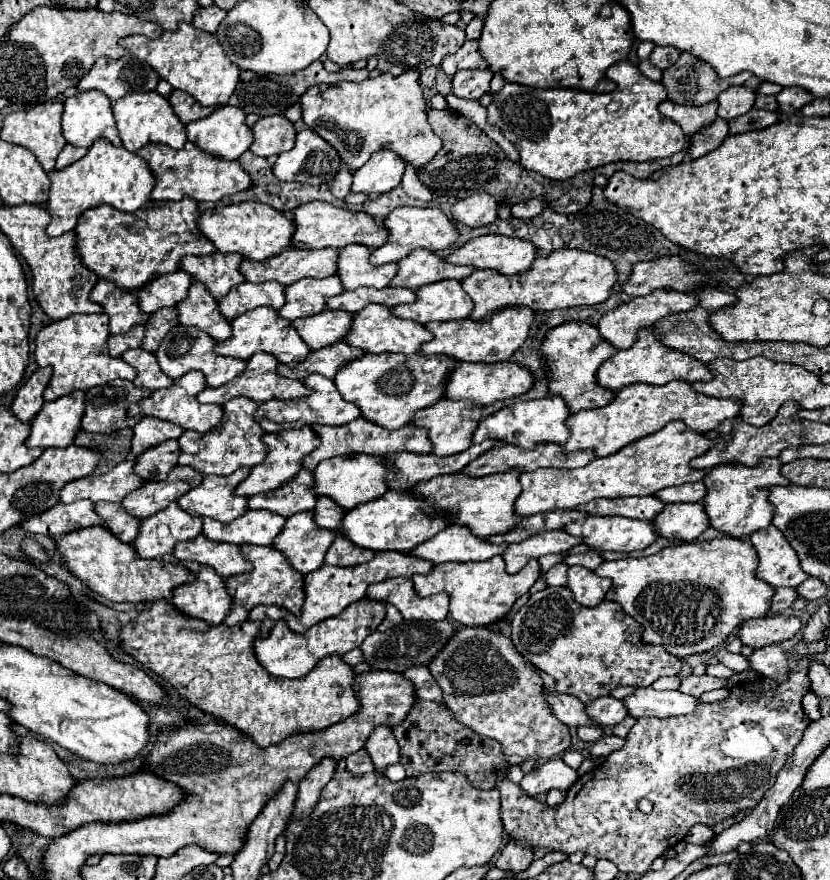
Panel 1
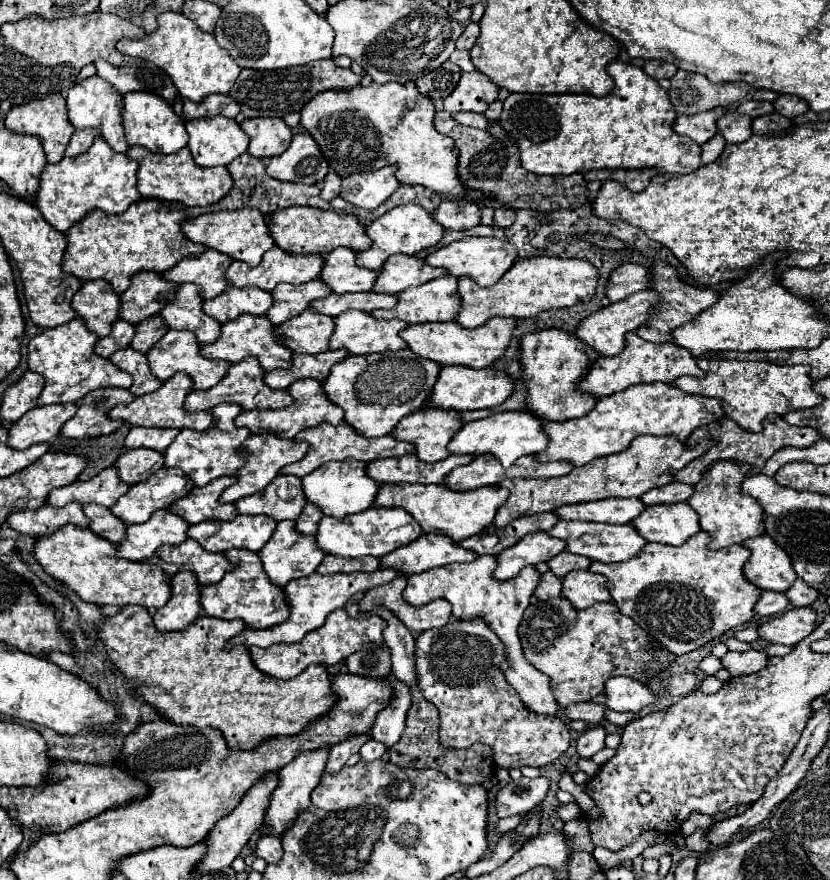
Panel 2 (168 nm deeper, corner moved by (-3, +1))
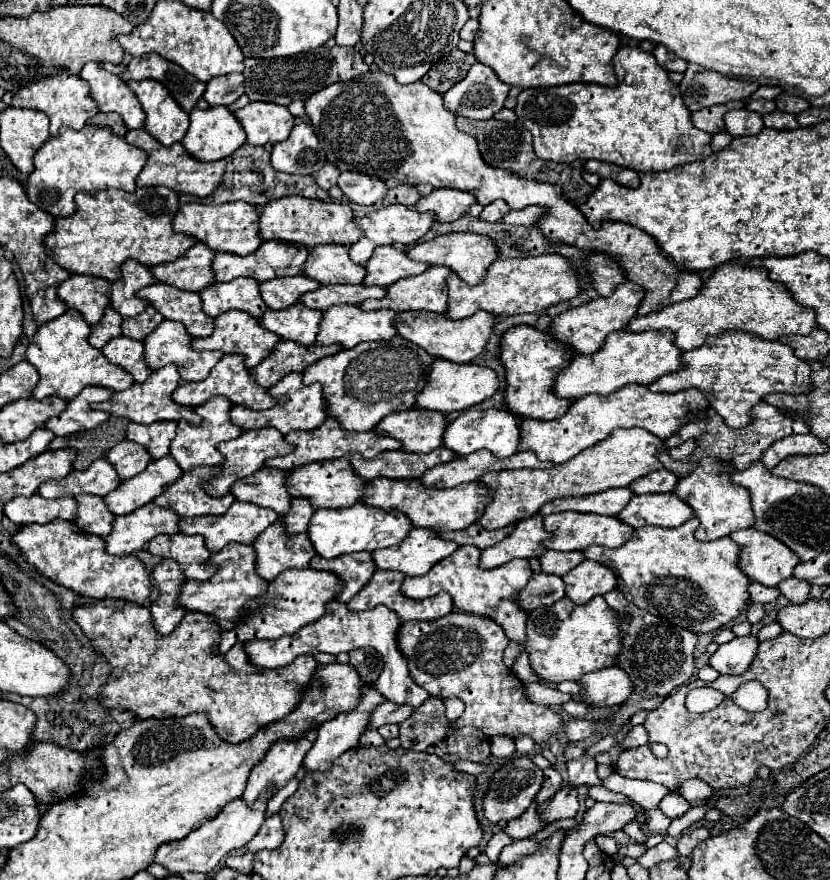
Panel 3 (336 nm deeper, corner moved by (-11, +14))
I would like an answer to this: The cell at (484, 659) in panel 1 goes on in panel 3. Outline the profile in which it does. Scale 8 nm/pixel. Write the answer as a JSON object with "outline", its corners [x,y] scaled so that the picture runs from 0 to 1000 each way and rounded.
{"outline":[[[543,695],[522,707],[486,707],[478,727],[493,750],[493,764],[505,780],[524,793],[553,793],[560,800],[558,811],[551,818],[541,818],[541,830],[572,825],[589,839],[611,836],[623,841],[637,836],[652,848],[652,857],[665,869],[670,867],[669,858],[661,852],[661,839],[671,836],[678,816],[666,805],[635,795],[630,777],[606,755],[606,739],[613,727],[604,711],[589,702]]]}

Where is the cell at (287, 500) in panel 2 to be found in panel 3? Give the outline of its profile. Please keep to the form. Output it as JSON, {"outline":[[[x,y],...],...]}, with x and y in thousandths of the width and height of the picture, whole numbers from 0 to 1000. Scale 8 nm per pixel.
{"outline":[[[314,532],[300,543],[286,545],[278,552],[278,561],[286,568],[305,570],[317,577],[329,577],[334,584],[346,584],[351,580],[351,568],[346,559],[346,536],[331,532]]]}

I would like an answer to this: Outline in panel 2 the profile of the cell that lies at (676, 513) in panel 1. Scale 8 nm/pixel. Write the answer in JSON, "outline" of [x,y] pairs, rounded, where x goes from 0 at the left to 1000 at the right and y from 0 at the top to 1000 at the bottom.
{"outline":[[[828,572],[777,576],[775,583],[760,592],[760,597],[777,615],[804,619],[820,619],[845,603],[840,583]]]}

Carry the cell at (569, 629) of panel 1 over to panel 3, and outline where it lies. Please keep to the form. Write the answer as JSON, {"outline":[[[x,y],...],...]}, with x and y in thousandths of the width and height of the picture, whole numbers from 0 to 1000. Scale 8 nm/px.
{"outline":[[[717,677],[707,686],[693,686],[688,680],[676,680],[657,693],[642,693],[635,705],[635,739],[642,761],[659,775],[678,773],[698,775],[705,766],[743,755],[748,741],[746,700],[727,677]]]}

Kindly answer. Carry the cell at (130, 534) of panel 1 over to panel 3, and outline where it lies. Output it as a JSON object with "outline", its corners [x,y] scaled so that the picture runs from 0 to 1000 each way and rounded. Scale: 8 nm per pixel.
{"outline":[[[100,561],[90,566],[95,573],[93,580],[93,591],[90,595],[95,598],[95,602],[100,605],[110,605],[110,607],[119,607],[119,609],[131,609],[136,602],[136,584],[134,580],[129,580],[129,573],[124,566],[110,564],[110,561]]]}

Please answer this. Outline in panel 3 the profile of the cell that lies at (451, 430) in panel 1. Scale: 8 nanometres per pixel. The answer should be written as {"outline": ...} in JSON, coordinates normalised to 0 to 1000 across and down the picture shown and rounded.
{"outline":[[[495,464],[469,470],[454,482],[452,491],[478,498],[490,514],[519,514],[531,507],[531,493],[536,493],[536,484],[536,470]]]}

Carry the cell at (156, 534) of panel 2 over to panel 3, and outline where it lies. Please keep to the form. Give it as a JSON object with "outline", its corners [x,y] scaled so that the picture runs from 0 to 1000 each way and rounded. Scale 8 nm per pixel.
{"outline":[[[175,573],[158,584],[141,586],[136,593],[136,605],[129,609],[129,627],[131,630],[160,630],[175,623],[175,616],[187,611],[189,607],[211,607],[216,605],[213,584],[199,580],[189,573]]]}

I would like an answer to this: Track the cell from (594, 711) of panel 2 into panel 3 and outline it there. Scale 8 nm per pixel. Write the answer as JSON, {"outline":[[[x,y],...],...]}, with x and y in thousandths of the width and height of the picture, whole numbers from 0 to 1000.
{"outline":[[[657,775],[633,777],[633,791],[645,800],[657,800],[657,802],[678,802],[690,795],[688,789],[678,789]]]}

